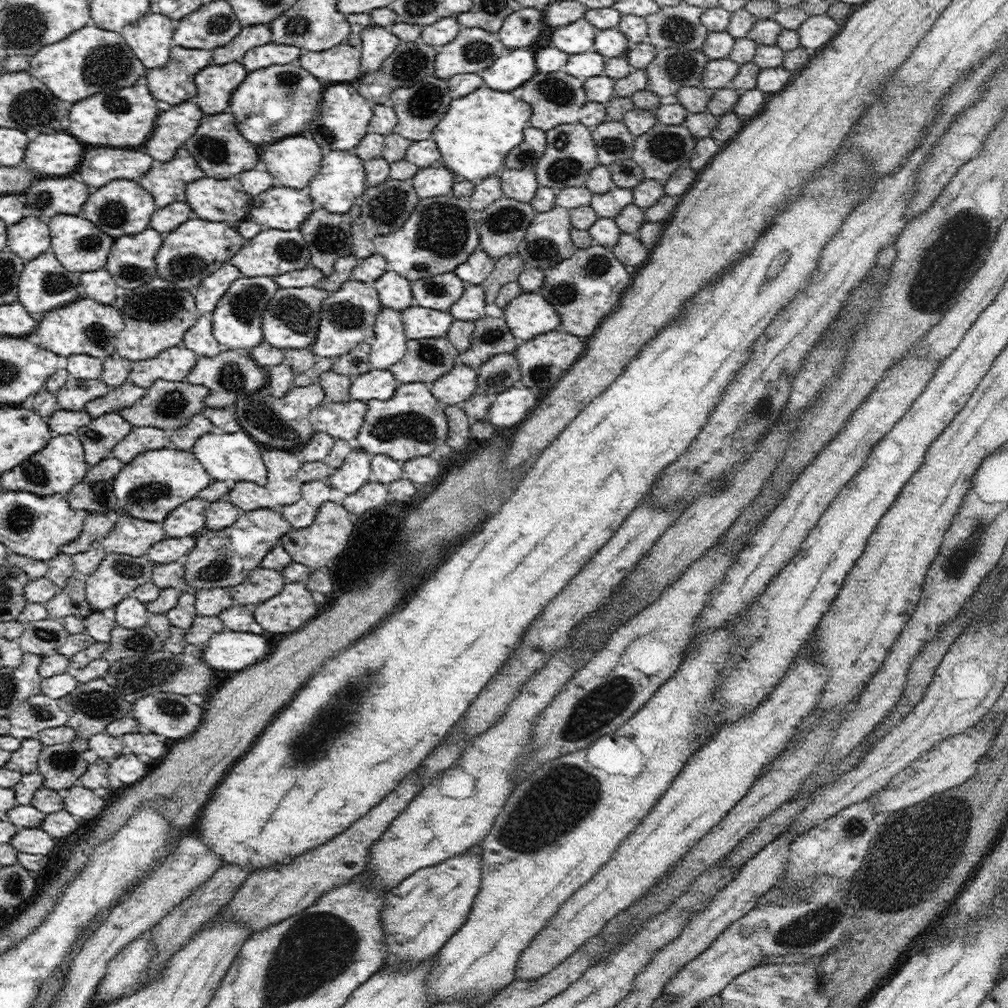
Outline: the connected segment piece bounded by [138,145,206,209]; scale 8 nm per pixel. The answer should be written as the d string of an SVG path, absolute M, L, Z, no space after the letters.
M185 145L180 146L168 162L153 160L151 166L152 170L144 173L138 181L153 196L156 209L173 202L184 202L186 185L206 177Z

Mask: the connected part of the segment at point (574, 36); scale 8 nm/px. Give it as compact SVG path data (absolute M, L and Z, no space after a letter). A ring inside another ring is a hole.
M582 17L566 26L556 27L552 32L552 44L568 54L584 53L594 49L597 33L595 26Z

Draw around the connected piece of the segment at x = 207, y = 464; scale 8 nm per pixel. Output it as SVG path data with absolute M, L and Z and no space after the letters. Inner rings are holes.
M240 430L224 434L206 433L196 441L191 450L212 480L224 481L232 485L238 482L254 482L259 486L265 486L267 469L263 462L264 449L265 447L246 431Z

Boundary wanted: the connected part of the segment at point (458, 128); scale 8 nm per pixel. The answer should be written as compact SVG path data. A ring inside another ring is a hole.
M483 82L468 96L452 99L448 112L432 134L448 170L474 182L500 173L507 154L524 140L526 122L533 114L532 106L520 98L520 92L521 87L512 92L492 90Z

